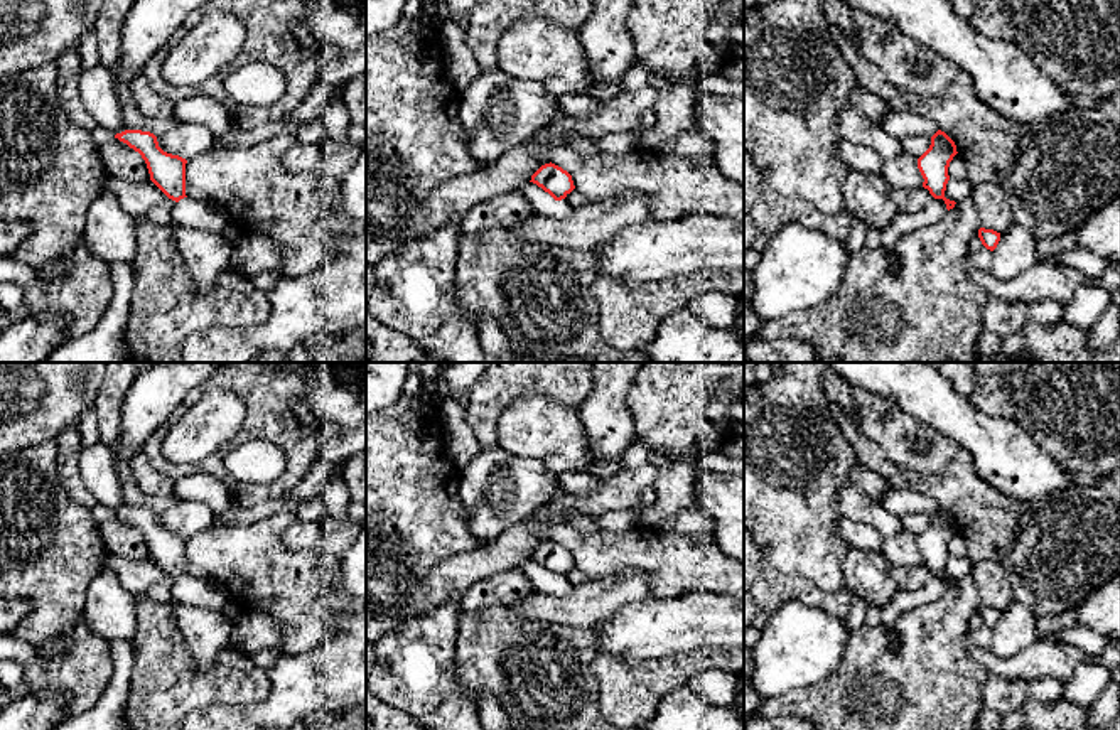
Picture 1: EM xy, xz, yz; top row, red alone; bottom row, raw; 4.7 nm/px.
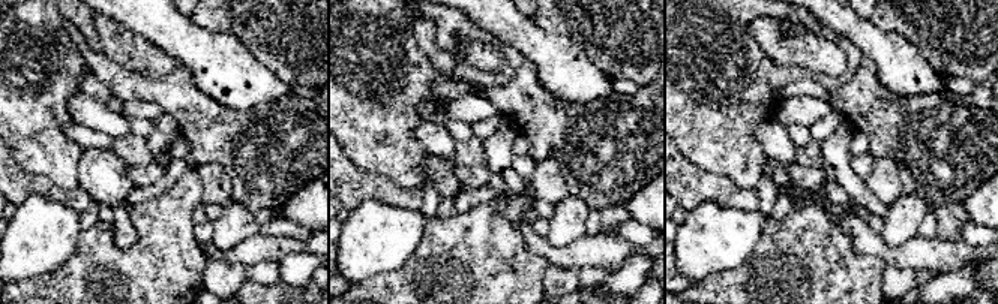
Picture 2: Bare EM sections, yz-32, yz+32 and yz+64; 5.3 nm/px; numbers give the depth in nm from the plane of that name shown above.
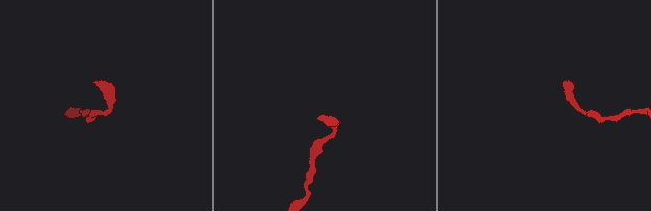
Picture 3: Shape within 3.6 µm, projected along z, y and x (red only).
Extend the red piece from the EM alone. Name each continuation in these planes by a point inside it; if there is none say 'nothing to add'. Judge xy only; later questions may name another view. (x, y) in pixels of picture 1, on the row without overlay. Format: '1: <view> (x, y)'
1: xy (96, 464)

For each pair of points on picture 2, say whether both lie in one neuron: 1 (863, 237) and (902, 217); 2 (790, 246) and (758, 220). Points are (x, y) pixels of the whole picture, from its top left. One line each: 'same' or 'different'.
1: different
2: different

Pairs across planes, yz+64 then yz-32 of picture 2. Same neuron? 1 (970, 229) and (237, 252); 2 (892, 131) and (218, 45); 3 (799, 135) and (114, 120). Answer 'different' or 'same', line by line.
1: different
2: different
3: same

